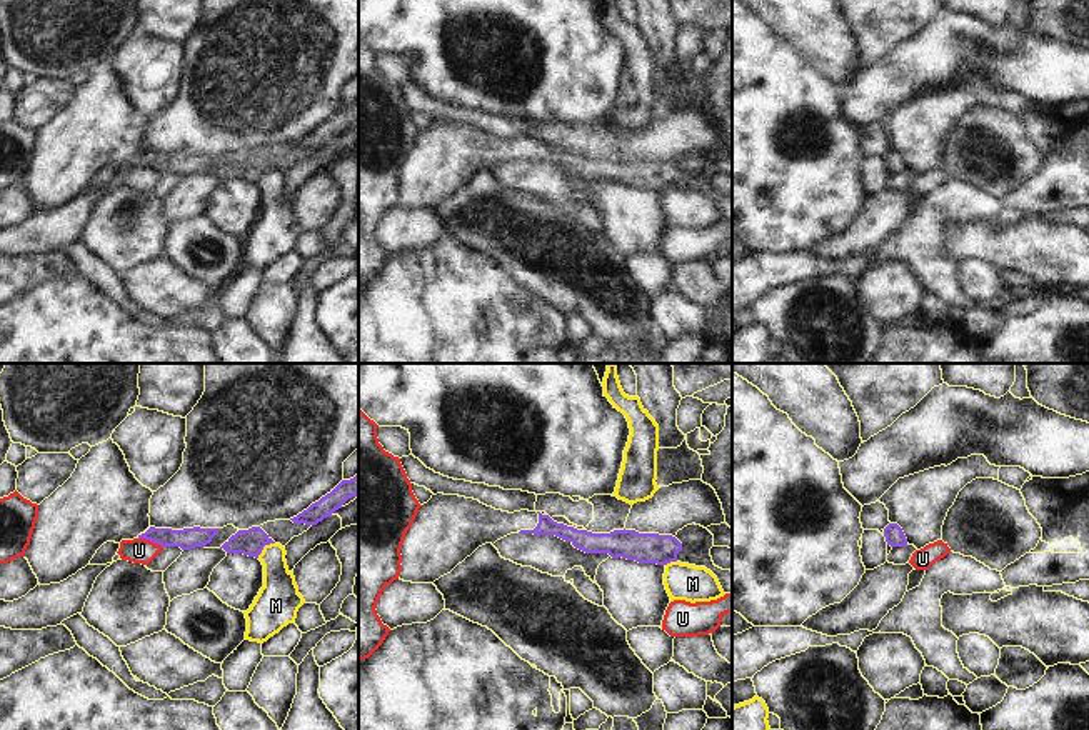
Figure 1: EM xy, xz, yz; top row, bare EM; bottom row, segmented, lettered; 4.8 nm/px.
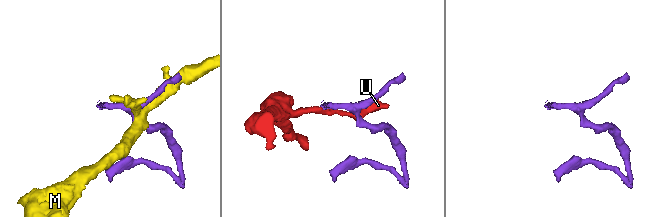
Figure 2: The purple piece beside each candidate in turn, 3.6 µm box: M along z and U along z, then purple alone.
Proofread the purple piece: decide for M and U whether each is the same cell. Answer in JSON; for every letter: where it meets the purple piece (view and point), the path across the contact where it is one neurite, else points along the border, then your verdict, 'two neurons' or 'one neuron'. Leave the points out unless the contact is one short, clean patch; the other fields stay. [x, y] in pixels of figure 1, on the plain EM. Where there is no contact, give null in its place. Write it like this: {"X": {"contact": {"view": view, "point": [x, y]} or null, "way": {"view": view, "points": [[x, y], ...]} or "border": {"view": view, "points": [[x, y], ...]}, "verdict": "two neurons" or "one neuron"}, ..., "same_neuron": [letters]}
{"M": {"contact": {"view": "xy", "point": [264, 172]}, "verdict": "two neurons"}, "U": {"contact": {"view": "xy", "point": [150, 167]}, "verdict": "two neurons"}, "same_neuron": []}

